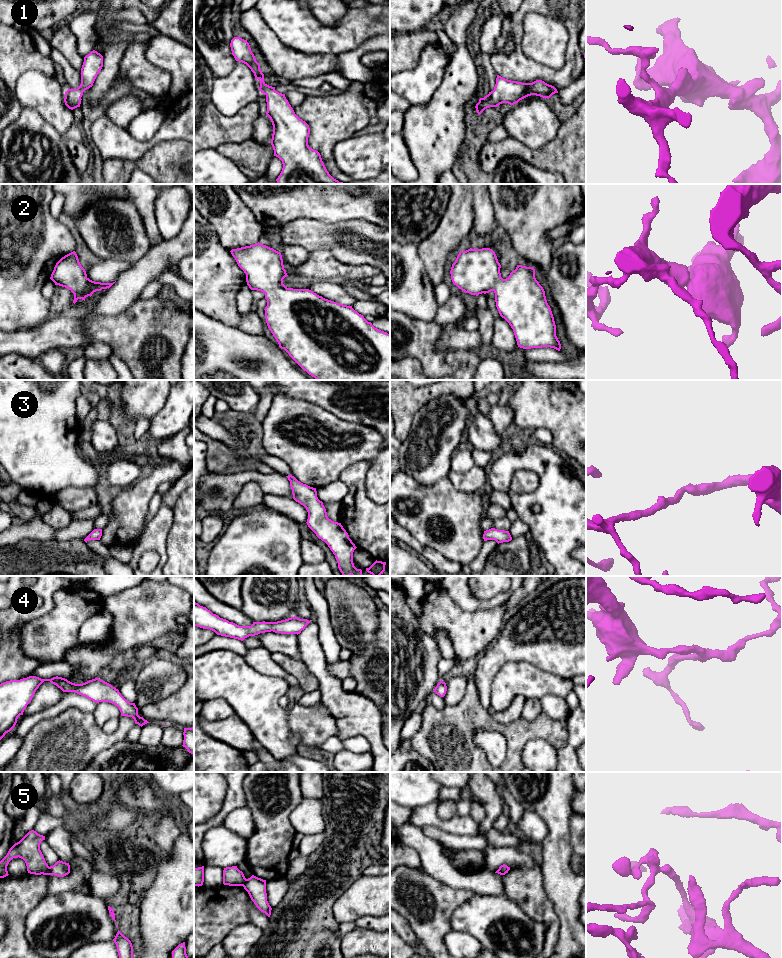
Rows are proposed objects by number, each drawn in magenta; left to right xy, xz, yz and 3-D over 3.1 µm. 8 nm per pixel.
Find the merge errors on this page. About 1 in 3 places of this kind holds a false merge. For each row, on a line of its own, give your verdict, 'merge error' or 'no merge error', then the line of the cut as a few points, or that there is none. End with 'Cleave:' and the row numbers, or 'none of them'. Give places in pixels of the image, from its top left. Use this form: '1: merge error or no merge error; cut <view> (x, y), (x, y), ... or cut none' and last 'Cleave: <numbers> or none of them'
1: no merge error; cut none
2: no merge error; cut none
3: no merge error; cut none
4: no merge error; cut none
5: merge error; cut xy (48, 867), (49, 874)
Cleave: 5

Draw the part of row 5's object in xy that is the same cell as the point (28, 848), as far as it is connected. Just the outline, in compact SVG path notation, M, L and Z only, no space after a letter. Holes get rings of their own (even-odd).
M31 830L19 842L15 843L0 861L0 878L9 875L7 866L13 858L18 857L25 861L28 873L49 875L49 866L40 850L43 840L45 840L45 836Z

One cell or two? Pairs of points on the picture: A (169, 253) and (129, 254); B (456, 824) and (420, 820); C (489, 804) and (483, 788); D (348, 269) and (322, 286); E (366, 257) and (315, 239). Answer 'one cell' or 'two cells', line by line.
A: two cells
B: one cell
C: one cell
D: two cells
E: one cell

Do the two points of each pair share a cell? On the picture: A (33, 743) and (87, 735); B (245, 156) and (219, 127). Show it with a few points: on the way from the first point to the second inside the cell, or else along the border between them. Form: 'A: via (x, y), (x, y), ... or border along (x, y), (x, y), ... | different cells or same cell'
A: via (46, 743), (67, 743), (74, 738) | same cell
B: border along (251, 138), (240, 142), (222, 143), (215, 148) | different cells

